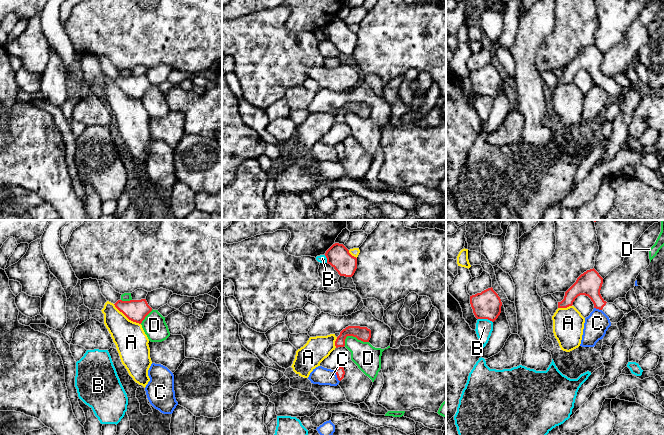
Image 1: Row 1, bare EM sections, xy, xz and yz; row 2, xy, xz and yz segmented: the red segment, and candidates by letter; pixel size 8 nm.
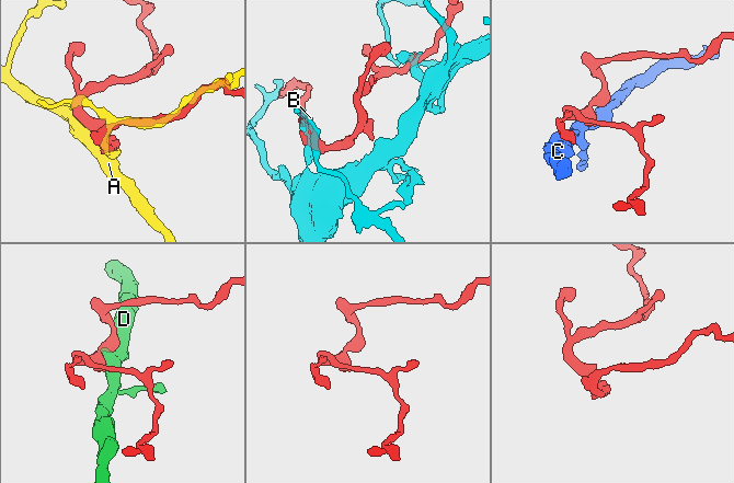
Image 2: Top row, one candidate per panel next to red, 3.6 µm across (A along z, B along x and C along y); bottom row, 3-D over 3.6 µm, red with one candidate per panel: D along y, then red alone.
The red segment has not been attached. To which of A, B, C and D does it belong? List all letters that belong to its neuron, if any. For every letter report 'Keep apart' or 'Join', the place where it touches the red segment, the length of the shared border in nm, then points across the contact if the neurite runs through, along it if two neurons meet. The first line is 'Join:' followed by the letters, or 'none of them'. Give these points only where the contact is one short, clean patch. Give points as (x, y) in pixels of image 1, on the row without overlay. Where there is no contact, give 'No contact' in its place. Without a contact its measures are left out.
Join: none of them
A: Keep apart. Touches red at xy (127, 93). Shared border 280 nm
B: Keep apart. Touches red at yz (485, 94). Shared border 120 nm
C: Keep apart. Touches red at xz (337, 152). Shared border 110 nm. Boundary: xz (333, 146), (339, 157)
D: Keep apart. Touches red at xz (356, 113). Shared border 200 nm

